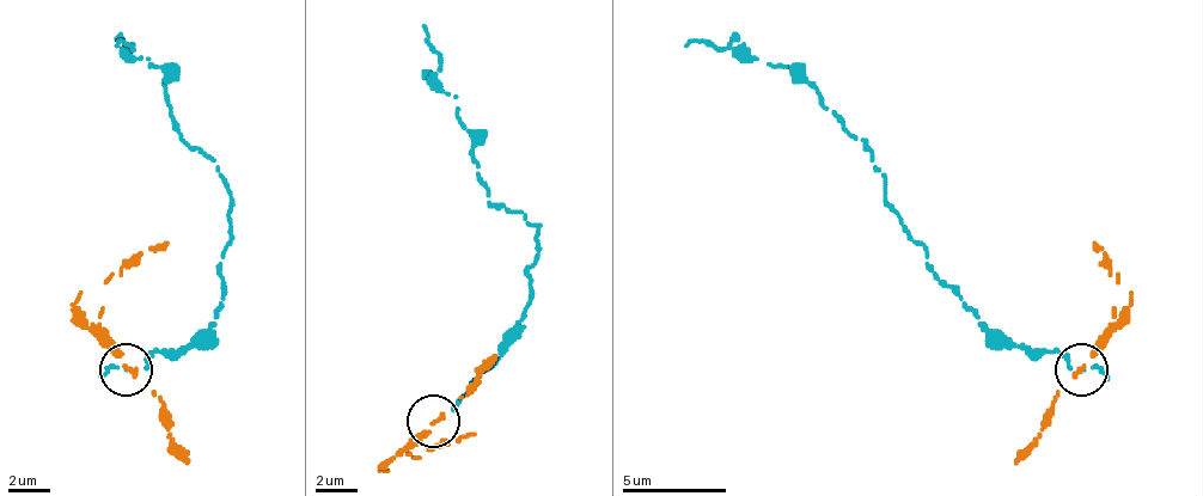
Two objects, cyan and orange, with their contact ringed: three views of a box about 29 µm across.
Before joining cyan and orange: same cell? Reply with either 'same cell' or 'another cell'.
another cell

